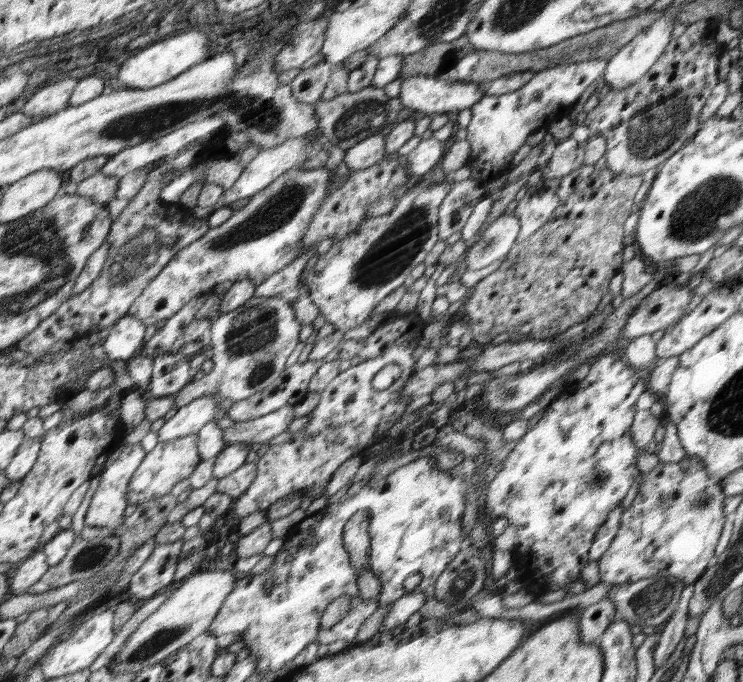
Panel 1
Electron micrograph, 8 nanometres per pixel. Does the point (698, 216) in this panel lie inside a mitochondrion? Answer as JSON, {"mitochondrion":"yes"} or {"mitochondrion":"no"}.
{"mitochondrion":"yes"}

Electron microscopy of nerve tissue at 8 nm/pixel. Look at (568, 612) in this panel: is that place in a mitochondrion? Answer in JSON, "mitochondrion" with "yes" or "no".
{"mitochondrion":"no"}

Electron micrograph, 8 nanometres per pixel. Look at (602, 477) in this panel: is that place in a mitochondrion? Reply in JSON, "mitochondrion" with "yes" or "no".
{"mitochondrion":"yes"}

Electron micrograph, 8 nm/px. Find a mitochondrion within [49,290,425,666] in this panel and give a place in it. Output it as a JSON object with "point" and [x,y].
{"point":[254,334]}

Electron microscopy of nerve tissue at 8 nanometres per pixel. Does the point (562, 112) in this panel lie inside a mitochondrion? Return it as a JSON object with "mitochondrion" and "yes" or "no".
{"mitochondrion":"no"}

